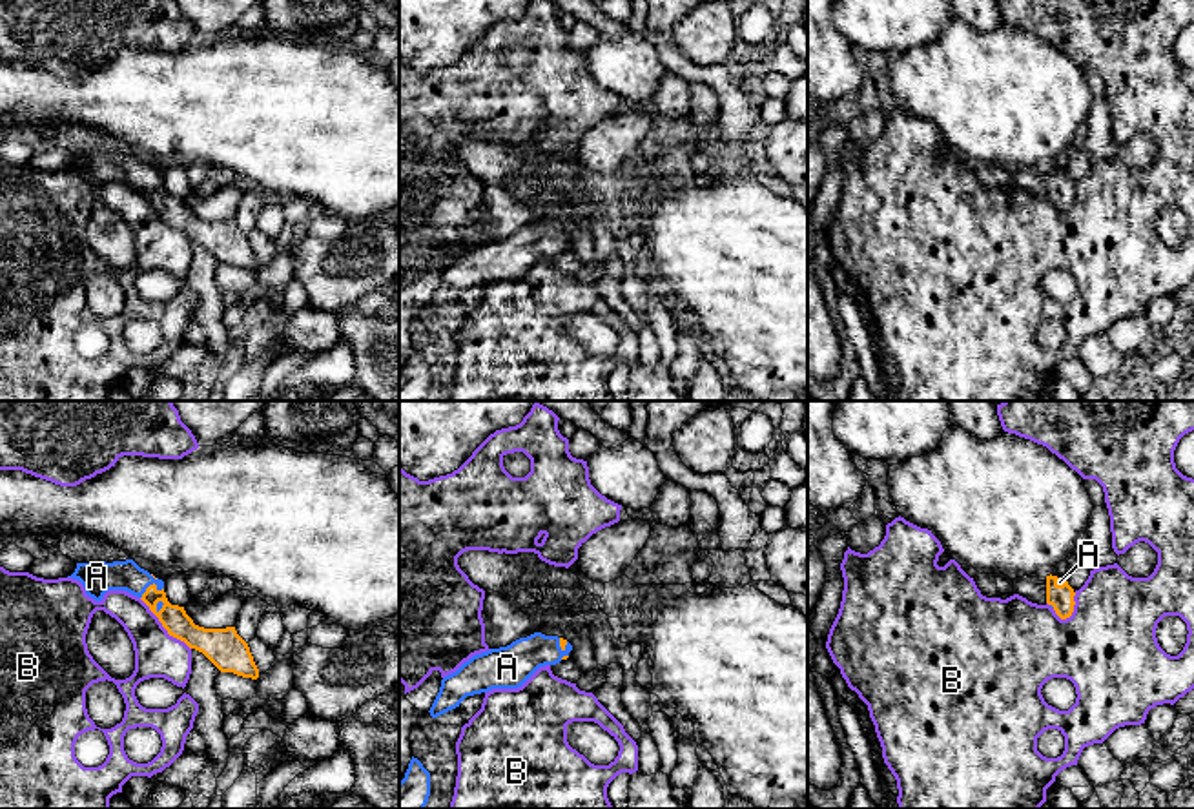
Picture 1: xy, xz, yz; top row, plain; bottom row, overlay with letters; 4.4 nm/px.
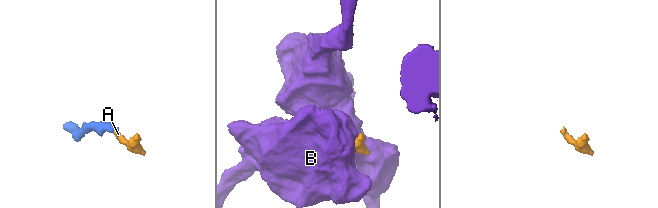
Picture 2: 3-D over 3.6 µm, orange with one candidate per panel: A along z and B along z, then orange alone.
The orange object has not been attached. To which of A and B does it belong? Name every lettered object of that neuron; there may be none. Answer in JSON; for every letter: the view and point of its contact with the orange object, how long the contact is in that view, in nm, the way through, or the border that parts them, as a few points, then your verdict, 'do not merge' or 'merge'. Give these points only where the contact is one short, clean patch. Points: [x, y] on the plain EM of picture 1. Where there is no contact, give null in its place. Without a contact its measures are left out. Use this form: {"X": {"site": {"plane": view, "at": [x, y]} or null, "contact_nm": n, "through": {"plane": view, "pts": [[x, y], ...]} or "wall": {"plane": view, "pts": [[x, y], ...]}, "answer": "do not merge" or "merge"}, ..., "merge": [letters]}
{"A": {"site": {"plane": "xy", "at": [148, 179]}, "contact_nm": 120, "through": {"plane": "xy", "pts": [[174, 210], [148, 179], [130, 168], [97, 168]]}, "answer": "merge"}, "B": {"site": {"plane": "xy", "at": [163, 217]}, "contact_nm": 320, "answer": "do not merge"}, "merge": ["A"]}

